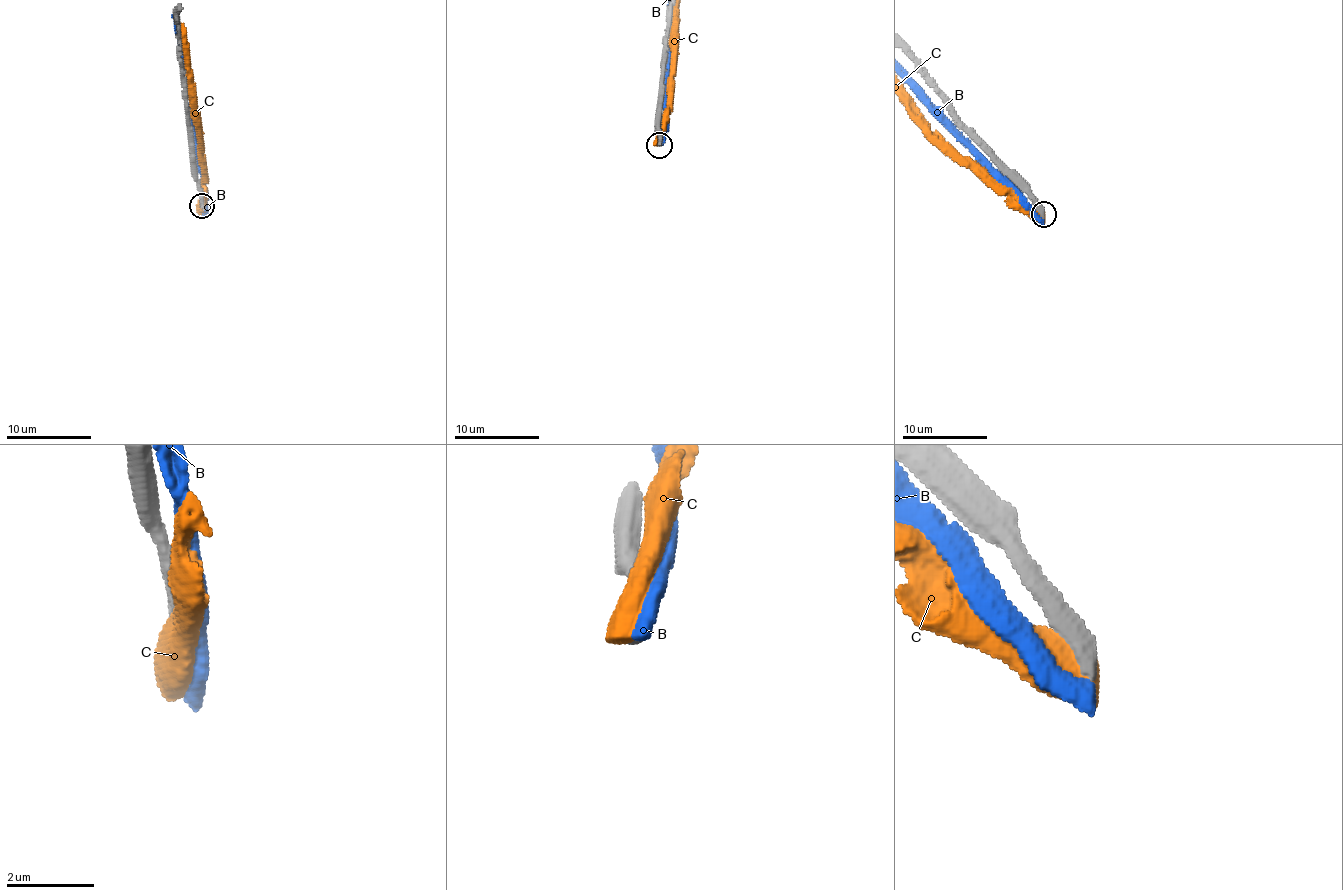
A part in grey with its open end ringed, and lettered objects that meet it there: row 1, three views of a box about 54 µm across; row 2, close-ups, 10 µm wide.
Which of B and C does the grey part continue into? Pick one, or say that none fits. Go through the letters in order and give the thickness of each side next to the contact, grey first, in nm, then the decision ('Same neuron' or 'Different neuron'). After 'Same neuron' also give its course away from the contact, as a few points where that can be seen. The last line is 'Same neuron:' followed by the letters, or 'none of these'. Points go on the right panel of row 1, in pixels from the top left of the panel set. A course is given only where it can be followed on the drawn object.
B: Thickness 360 nm (grey) against 500 nm. Different neuron
C: Thickness 500 nm (grey) against 750 nm. Different neuron
Same neuron: none of these

